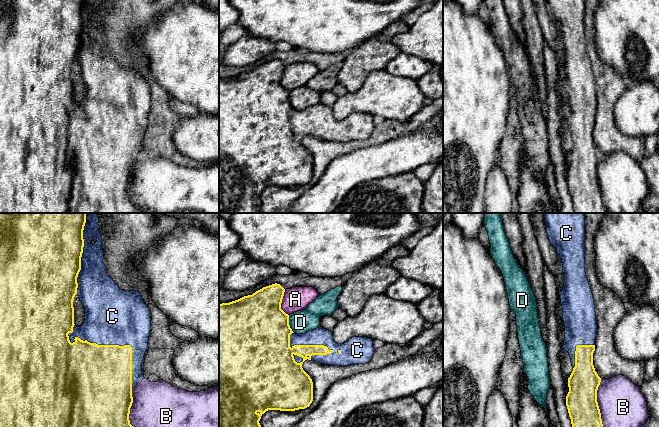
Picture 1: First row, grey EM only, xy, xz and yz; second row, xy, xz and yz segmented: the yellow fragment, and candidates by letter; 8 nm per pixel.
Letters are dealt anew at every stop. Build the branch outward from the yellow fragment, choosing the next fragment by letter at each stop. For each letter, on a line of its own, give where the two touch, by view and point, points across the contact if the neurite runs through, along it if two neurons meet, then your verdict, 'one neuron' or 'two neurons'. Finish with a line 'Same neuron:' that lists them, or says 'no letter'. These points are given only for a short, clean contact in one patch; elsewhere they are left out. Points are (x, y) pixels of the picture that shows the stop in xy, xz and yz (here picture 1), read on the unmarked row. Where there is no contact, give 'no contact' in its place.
A: xz (281, 78) | two neurons
B: yz (598, 184) | two neurons
C: xy (113, 121) | one neuron
D: xz (288, 100) | two neurons
Same neuron: C

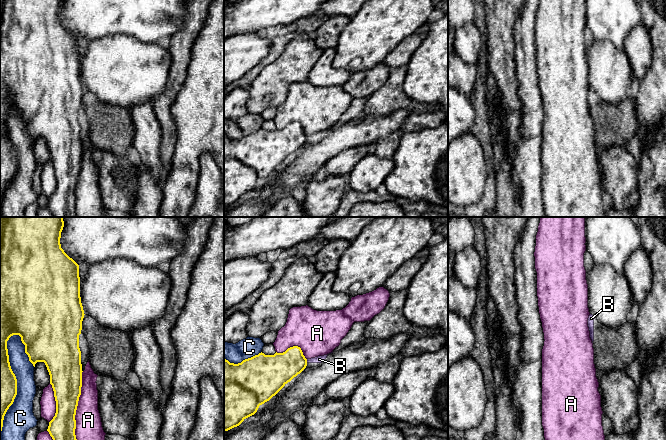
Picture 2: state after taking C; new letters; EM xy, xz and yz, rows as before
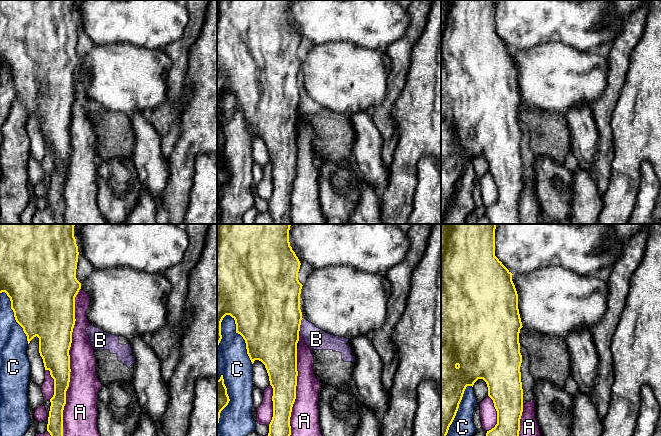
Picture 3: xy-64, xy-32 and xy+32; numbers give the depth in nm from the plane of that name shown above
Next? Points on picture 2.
A: xy (77, 181) | two neurons
B: xz (306, 137) | along xz (306, 135), (307, 138) | two neurons
C: xz (243, 136) | two neurons
Same neuron: no letter

